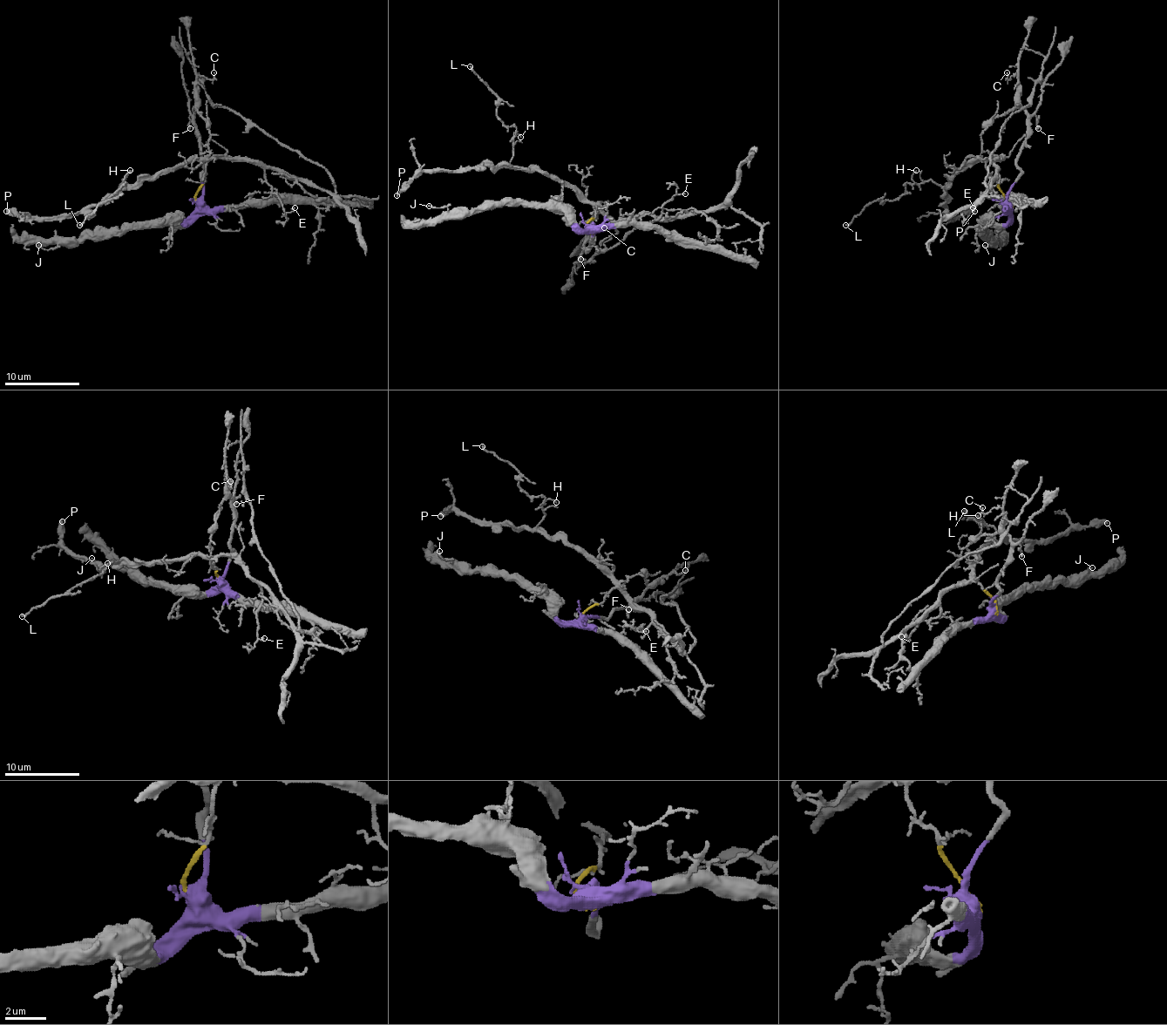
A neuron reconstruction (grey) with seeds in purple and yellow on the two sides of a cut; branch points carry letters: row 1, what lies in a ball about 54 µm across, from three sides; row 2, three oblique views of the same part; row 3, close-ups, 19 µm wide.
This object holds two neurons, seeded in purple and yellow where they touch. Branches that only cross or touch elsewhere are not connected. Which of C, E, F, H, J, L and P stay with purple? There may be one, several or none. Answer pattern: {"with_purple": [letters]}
{"with_purple": ["C", "F", "J"]}

